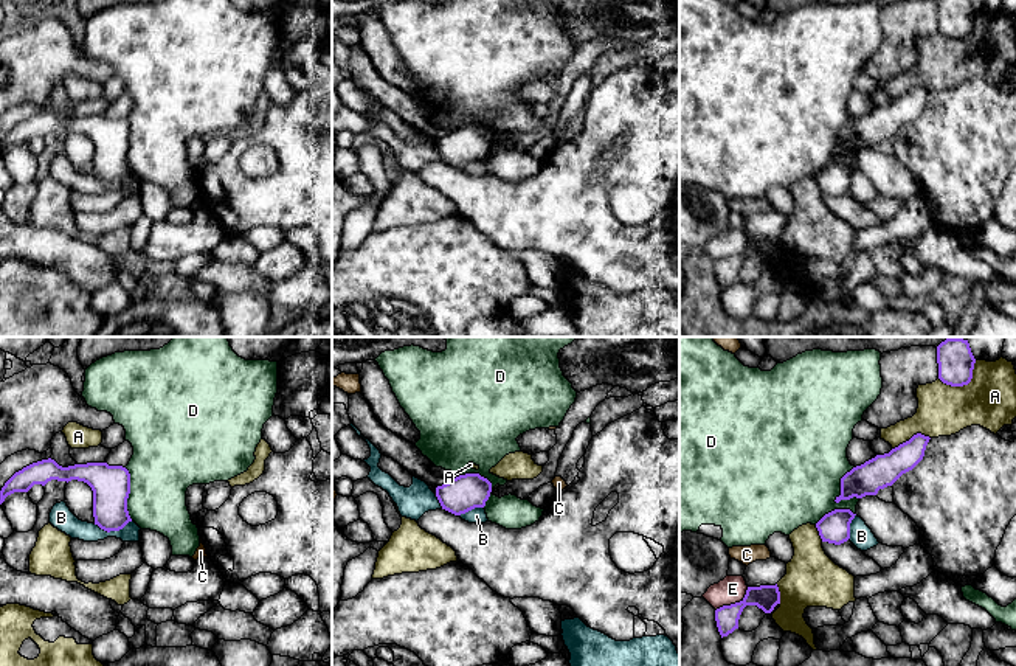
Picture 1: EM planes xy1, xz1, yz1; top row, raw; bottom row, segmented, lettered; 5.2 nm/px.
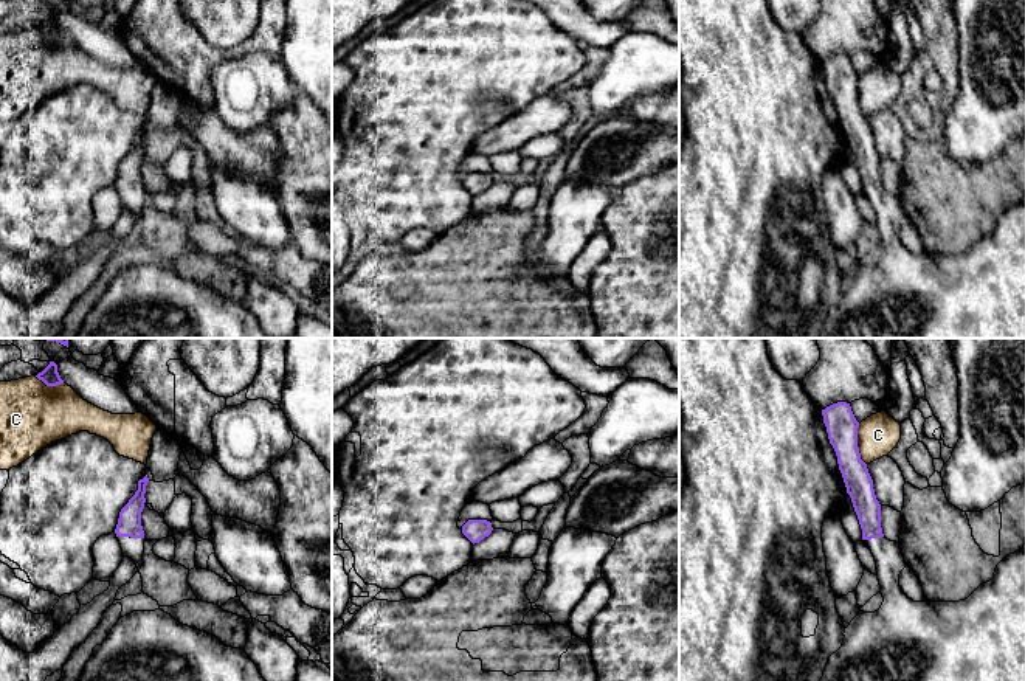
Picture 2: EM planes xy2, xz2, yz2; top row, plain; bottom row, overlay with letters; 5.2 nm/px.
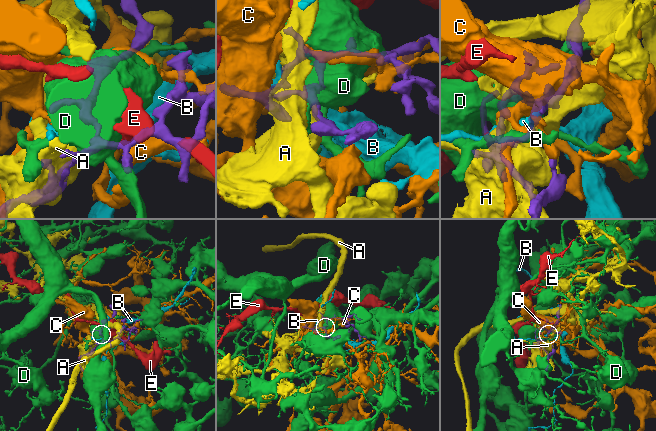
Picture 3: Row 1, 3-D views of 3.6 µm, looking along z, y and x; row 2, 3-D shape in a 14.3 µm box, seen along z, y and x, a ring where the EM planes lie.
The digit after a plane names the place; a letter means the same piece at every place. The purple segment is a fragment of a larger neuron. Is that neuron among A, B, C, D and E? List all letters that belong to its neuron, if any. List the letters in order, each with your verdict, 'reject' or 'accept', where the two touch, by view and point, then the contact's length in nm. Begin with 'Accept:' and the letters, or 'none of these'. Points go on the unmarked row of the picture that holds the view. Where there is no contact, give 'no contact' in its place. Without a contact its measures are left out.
Accept: none of these
A: reject | yz1 (964, 36) | 220 nm
B: reject | xy1 (112, 182) | 200 nm
C: reject | yz2 (856, 96) | 220 nm
D: reject | yz1 (841, 137) | 220 nm
E: reject | yz1 (736, 255) | 220 nm

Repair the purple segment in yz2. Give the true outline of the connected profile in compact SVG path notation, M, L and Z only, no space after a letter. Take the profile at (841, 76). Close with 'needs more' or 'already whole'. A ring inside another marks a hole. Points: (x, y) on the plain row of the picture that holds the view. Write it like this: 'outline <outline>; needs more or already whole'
outline M847 54L827 59L822 68L862 192L875 209L884 254L878 264L859 264L850 275L842 299L828 310L817 338L1025 338L1025 197L1006 208L994 230L968 251L913 254L899 239L906 220L899 194L882 186L881 157L858 99L859 74Z; needs more

